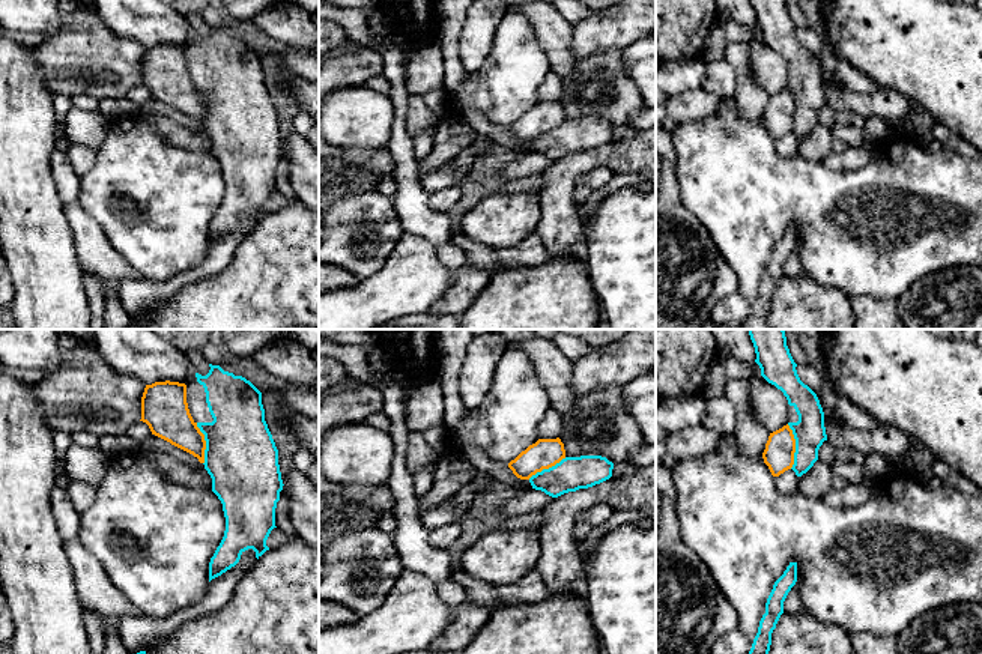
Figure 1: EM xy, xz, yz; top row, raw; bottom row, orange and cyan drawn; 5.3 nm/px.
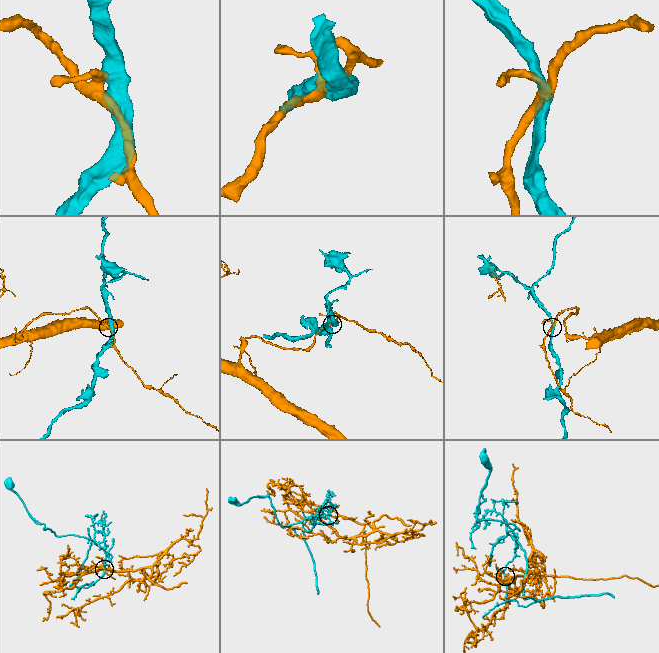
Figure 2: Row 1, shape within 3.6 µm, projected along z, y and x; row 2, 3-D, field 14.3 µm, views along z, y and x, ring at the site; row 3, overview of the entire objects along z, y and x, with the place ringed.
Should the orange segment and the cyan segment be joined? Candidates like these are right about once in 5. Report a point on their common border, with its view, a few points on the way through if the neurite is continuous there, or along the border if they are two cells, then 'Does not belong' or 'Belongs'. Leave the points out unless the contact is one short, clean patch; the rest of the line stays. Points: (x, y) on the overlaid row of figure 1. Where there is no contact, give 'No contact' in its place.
Touches orange at yz (794, 447). Does not belong

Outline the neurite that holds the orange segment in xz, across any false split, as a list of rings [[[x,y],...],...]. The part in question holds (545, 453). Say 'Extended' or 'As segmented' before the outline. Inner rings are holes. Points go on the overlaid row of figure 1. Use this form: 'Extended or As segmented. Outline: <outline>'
As segmented. Outline: [[[538,439],[522,451],[508,468],[520,480],[529,480],[537,472],[549,469],[565,459],[564,444],[556,439]]]

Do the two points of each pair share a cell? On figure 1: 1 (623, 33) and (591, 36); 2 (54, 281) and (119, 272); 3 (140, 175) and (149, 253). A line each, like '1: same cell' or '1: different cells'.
1: same cell
2: different cells
3: same cell

